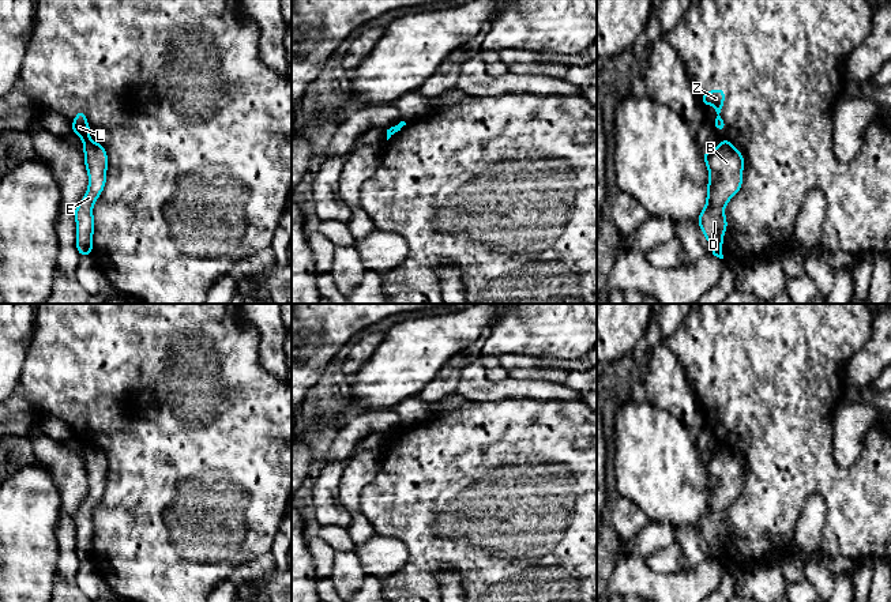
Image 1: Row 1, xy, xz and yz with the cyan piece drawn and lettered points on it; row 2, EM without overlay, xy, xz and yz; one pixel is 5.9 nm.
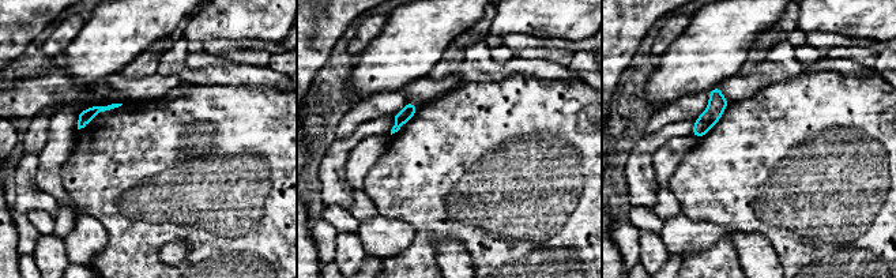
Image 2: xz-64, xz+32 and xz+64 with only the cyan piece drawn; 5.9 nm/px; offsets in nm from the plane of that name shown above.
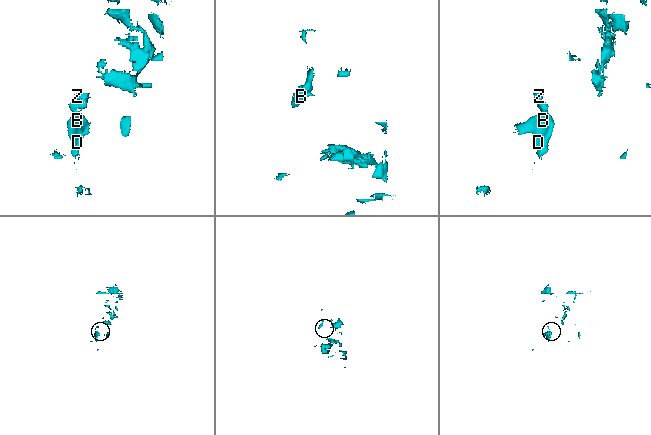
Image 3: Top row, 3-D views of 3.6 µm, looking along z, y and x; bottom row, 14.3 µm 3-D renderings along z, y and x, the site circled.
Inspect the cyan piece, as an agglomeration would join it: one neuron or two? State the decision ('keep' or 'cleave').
cleave

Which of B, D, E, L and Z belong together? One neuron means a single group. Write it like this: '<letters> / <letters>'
B D E / L Z

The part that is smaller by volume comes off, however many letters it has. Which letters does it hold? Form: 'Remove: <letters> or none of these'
Remove: B, D, E

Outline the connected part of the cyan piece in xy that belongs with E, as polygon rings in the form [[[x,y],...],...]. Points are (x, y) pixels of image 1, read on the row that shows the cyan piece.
[[[95,140],[83,142],[84,166],[89,174],[89,188],[74,211],[76,221],[76,249],[79,256],[93,253],[94,215],[93,204],[106,184],[108,154]]]

